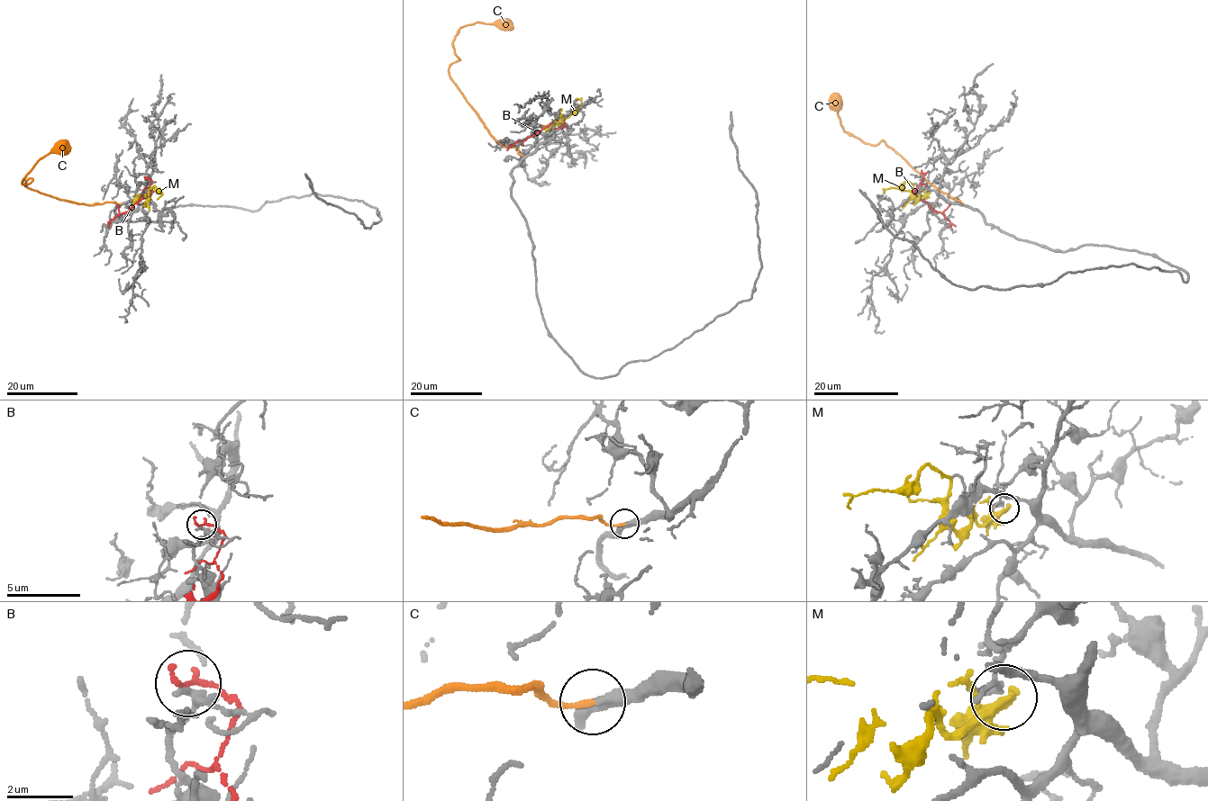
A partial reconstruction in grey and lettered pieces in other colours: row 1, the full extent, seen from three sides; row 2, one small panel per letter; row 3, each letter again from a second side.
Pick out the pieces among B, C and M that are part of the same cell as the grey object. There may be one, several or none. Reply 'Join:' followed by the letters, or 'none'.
Join: C

